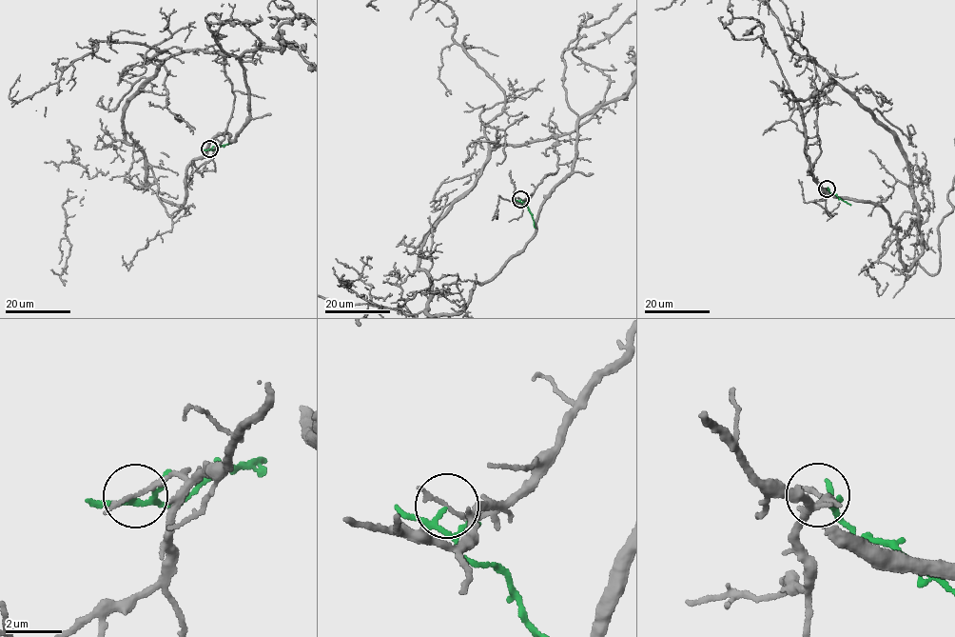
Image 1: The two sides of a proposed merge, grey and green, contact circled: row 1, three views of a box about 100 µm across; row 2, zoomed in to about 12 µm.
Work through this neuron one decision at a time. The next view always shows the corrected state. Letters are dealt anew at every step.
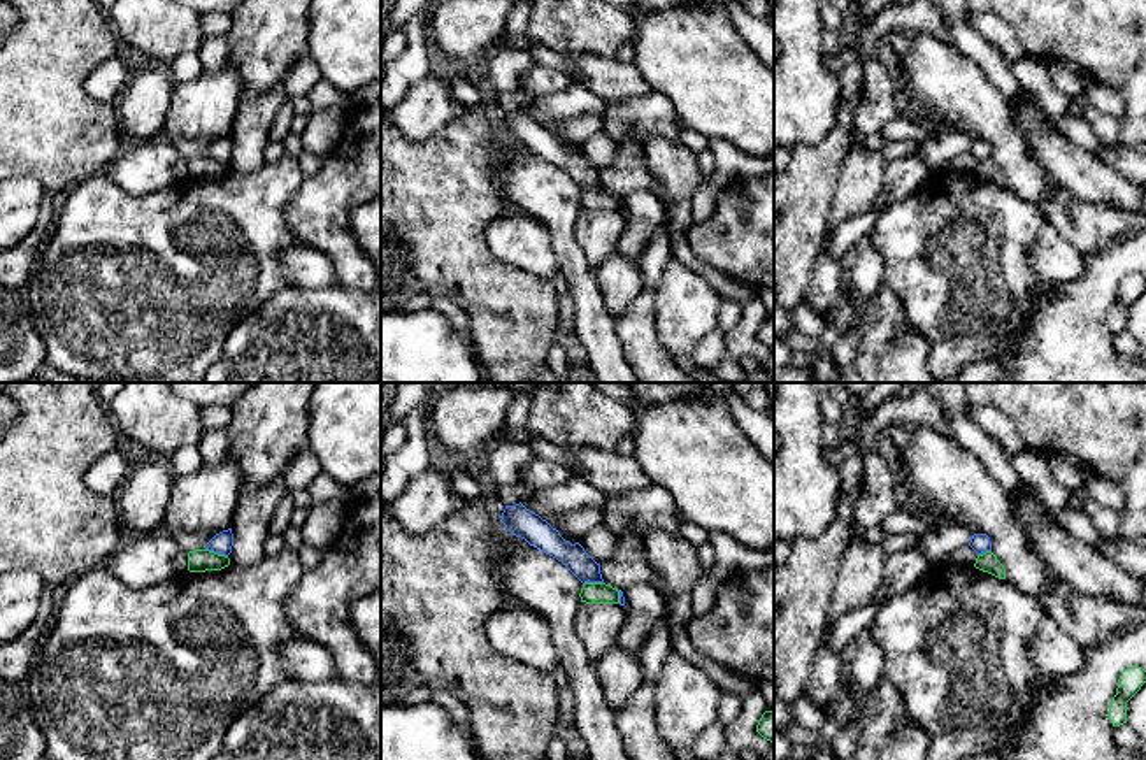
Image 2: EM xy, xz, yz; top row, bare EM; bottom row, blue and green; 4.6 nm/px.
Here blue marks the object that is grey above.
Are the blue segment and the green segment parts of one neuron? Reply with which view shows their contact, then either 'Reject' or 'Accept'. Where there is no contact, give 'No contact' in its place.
Touches blue in xy. Reject

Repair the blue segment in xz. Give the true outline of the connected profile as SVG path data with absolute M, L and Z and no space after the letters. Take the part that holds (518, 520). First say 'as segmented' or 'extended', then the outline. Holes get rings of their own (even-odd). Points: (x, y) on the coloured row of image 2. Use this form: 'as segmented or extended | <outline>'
as segmented | M521 502L505 505L500 521L512 535L562 562L583 584L604 583L600 563L579 542L570 544L565 541L556 528Z

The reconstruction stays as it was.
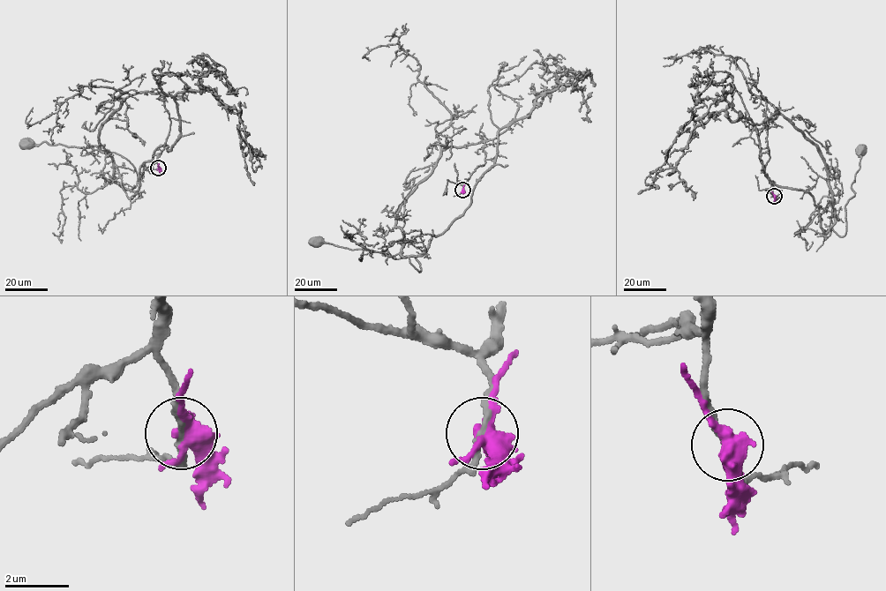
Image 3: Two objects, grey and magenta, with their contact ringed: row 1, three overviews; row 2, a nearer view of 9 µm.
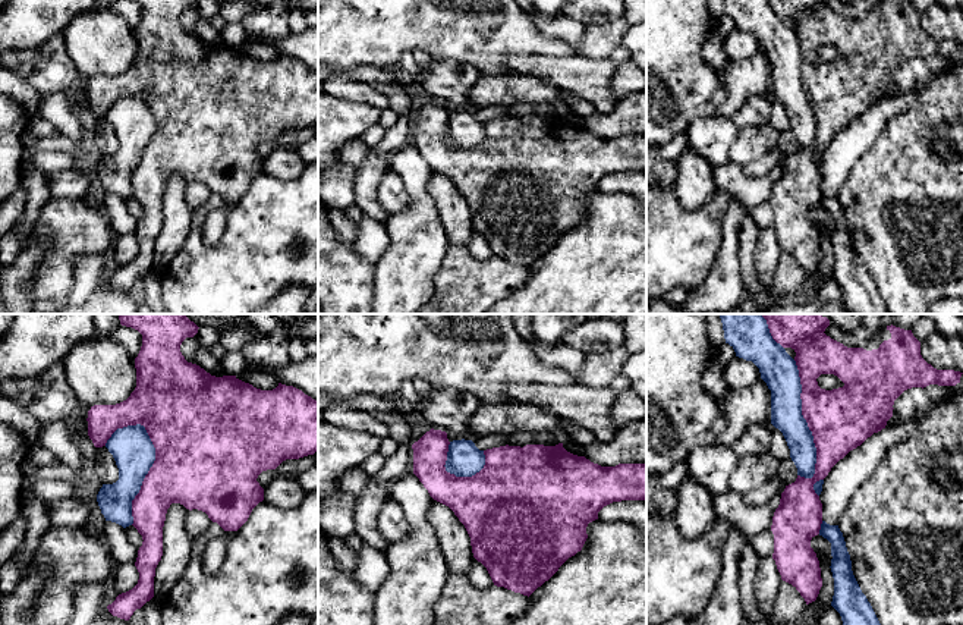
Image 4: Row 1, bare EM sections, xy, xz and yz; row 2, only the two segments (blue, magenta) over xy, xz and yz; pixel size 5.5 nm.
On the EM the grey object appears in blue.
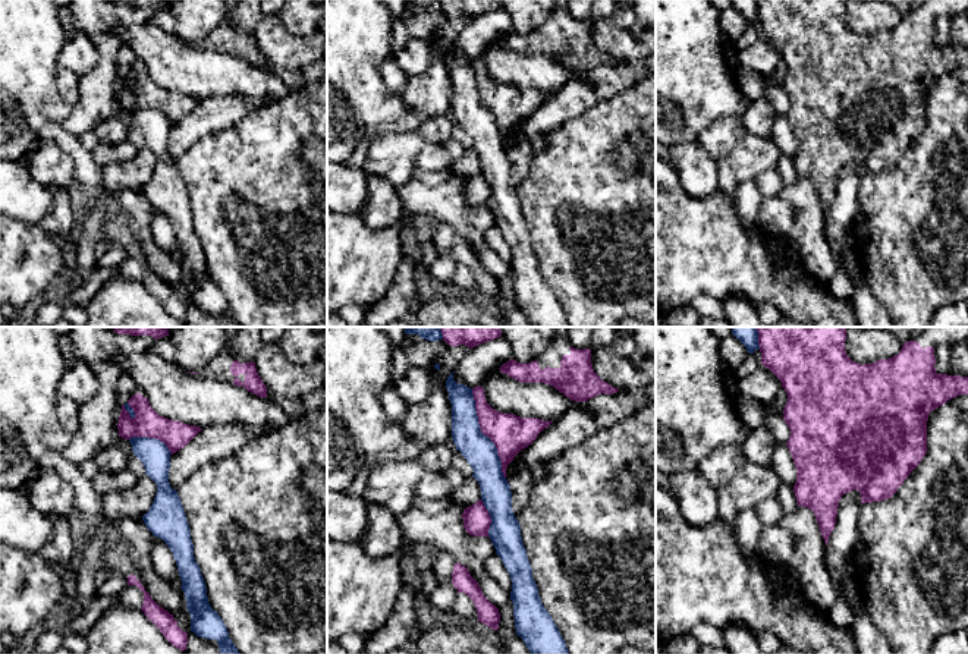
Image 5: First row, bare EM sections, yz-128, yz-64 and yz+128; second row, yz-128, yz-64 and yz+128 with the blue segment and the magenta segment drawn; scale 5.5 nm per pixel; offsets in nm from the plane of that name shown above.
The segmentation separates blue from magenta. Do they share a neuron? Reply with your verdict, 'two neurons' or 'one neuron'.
two neurons

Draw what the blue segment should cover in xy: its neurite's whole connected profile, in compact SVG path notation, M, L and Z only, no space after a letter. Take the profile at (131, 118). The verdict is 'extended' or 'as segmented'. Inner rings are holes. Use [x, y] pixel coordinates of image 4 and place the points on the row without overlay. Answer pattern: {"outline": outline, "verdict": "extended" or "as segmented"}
{"outline": "M141 95L117 100L106 119L116 132L119 151L103 156L97 173L106 192L126 200L133 195L132 172L155 132L155 119Z", "verdict": "as segmented"}

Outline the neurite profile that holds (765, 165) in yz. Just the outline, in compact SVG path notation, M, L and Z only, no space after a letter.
M772 148L756 160L749 161L742 166L743 173L749 178L759 178L765 175L772 175L780 166L781 153L778 148Z

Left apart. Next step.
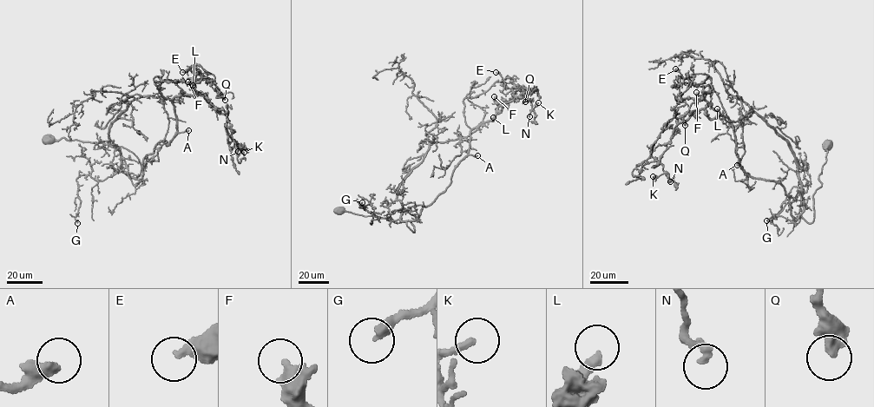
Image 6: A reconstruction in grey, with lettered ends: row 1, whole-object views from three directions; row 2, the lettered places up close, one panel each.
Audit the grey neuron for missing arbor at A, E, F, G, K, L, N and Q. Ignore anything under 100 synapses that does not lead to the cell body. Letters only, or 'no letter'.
A

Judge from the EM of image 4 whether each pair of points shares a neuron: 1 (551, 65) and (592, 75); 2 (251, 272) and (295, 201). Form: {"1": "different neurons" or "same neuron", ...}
{"1": "same neuron", "2": "same neuron"}

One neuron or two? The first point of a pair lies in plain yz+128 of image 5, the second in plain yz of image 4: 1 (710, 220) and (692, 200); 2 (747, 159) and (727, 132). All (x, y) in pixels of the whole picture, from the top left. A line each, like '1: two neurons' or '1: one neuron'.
1: two neurons
2: two neurons

